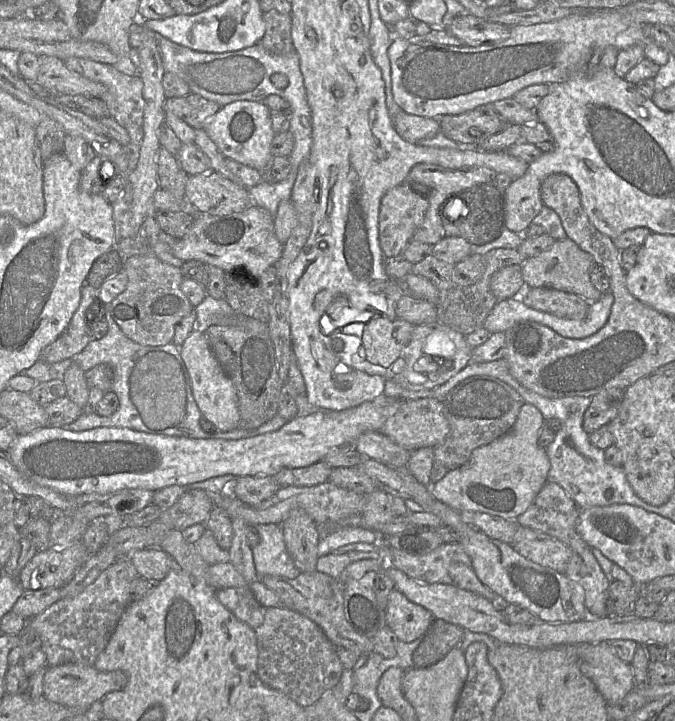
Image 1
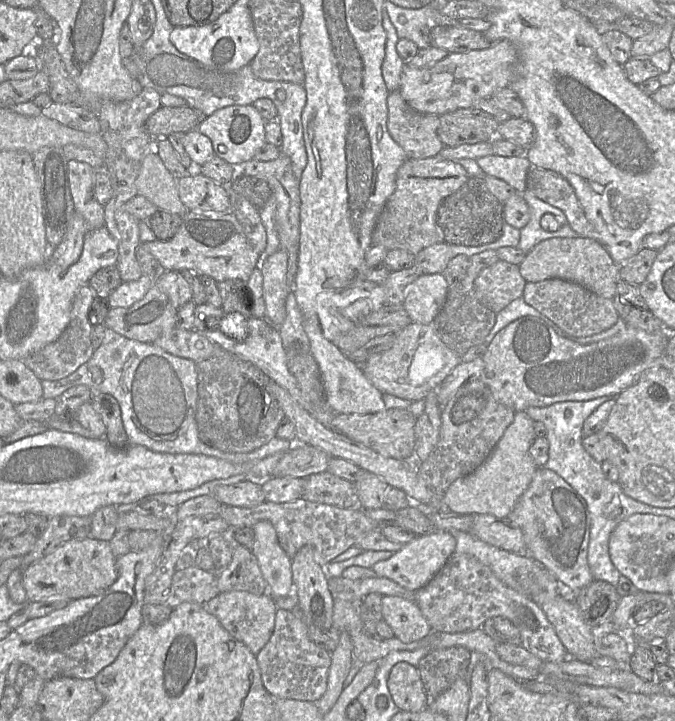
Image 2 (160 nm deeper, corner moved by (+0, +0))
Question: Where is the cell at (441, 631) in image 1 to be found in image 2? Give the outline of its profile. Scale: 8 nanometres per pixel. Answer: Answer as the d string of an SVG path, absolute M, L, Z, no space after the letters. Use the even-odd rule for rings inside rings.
M461 646L433 649L421 658L418 670L429 700L446 691L457 679L465 679L470 651Z

